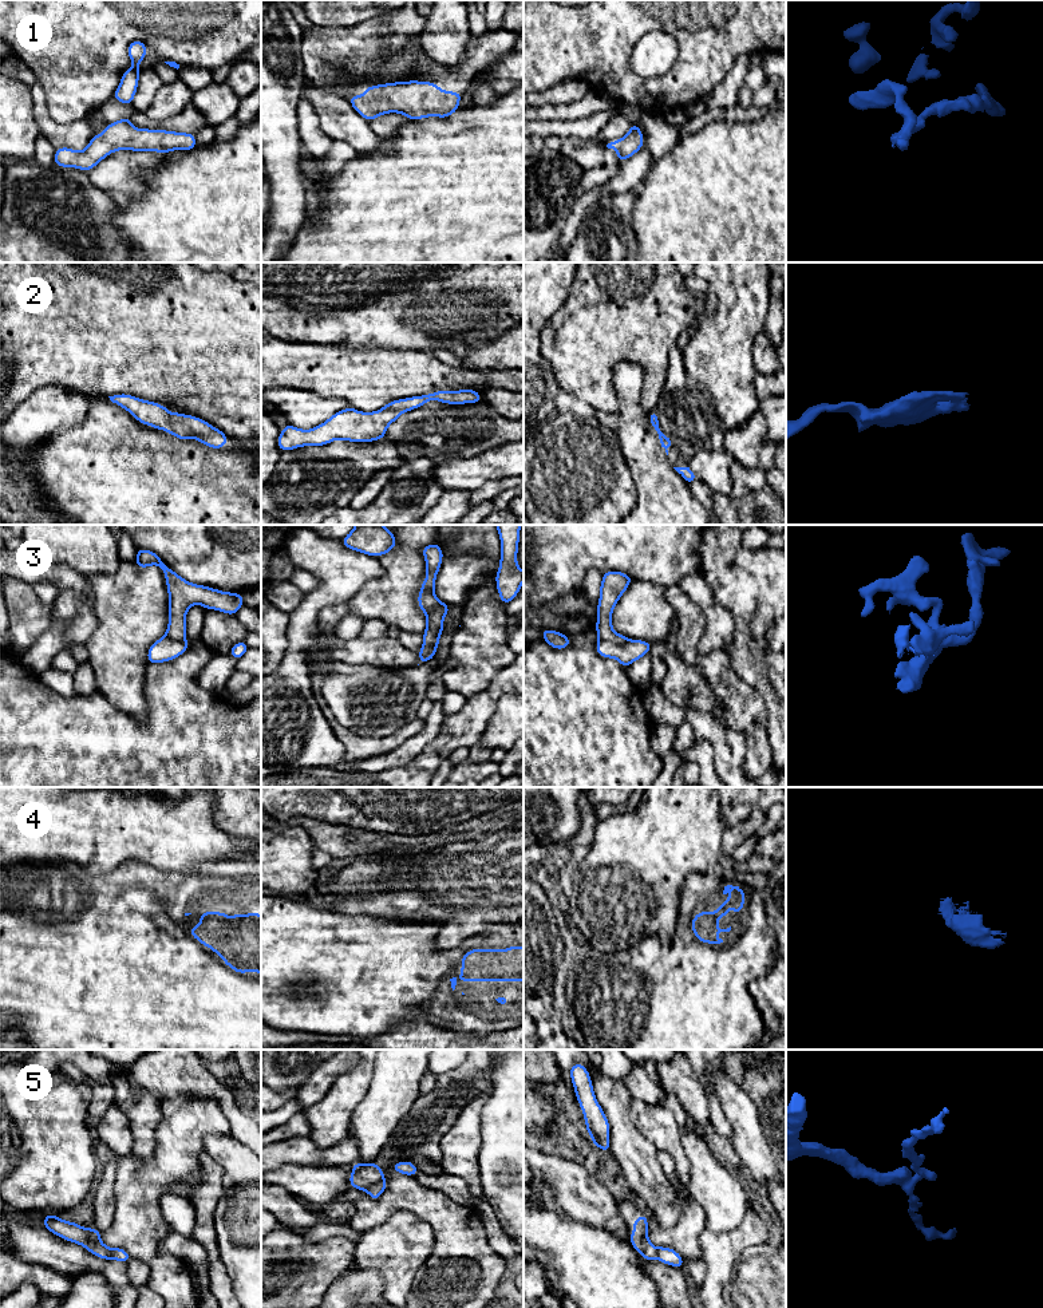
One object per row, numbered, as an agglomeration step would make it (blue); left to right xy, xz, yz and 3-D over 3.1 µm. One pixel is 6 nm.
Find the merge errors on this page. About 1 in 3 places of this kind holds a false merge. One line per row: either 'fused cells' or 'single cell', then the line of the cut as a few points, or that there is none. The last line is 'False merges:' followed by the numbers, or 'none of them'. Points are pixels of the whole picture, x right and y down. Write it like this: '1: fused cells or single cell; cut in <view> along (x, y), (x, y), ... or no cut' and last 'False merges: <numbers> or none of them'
1: single cell; no cut
2: single cell; no cut
3: fused cells; cut in xz along (446, 605), (441, 613), (441, 625), (433, 640), (434, 651)
4: single cell; no cut
5: fused cells; cut in xz along (383, 1177), (366, 1189)
False merges: 3, 5

